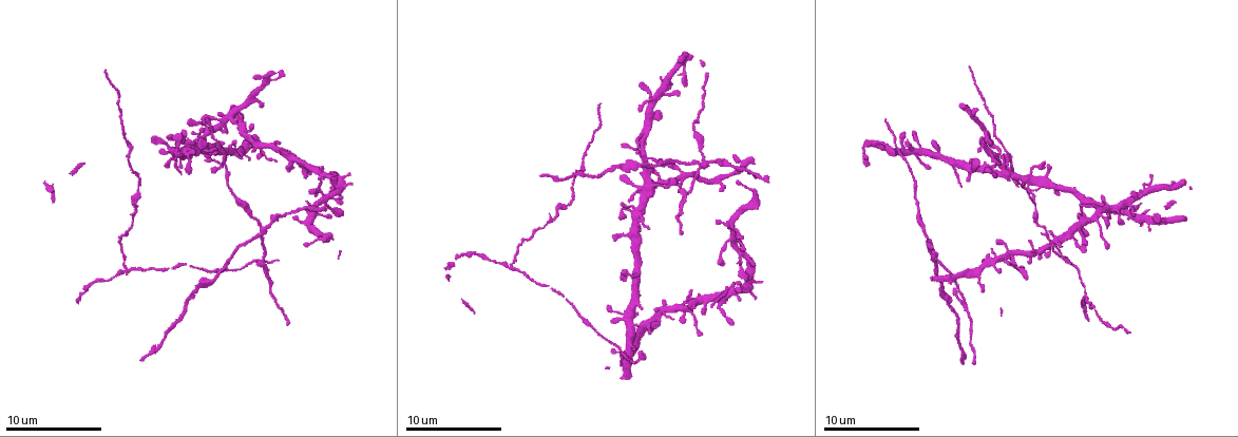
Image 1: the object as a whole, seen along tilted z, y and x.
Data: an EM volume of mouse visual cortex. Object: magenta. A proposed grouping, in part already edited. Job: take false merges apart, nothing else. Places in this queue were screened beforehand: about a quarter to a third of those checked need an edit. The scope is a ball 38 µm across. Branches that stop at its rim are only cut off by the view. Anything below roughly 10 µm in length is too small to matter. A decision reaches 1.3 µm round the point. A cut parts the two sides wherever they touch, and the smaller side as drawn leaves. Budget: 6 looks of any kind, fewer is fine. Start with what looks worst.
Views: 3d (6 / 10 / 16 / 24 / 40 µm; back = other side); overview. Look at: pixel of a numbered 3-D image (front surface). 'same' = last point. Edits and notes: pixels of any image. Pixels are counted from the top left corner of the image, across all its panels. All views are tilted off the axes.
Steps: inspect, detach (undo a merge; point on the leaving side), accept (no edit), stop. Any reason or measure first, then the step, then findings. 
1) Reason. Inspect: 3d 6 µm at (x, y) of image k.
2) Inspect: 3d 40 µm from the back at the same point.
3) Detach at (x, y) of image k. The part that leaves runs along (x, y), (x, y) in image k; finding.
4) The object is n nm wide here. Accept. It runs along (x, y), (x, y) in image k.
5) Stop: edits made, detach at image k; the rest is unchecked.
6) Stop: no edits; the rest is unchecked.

Three-way junction. Inspect: 3d 6 µm at (640, 189) of image 1.

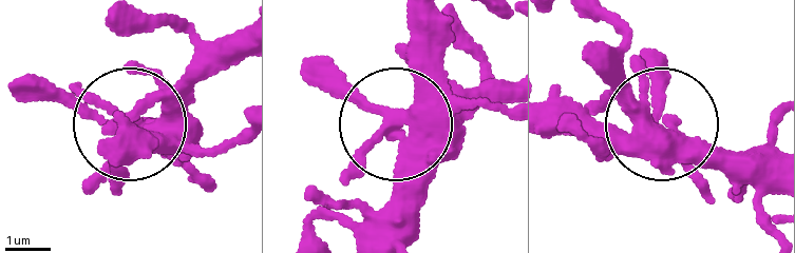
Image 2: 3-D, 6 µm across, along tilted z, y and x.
3 arms meet here. Accept. It runs along (415, 15), (405, 112), (365, 106), (338, 65) in image 2; all the same cell.

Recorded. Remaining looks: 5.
Inspect: 3d 10 µm at (700, 165) of image 1.

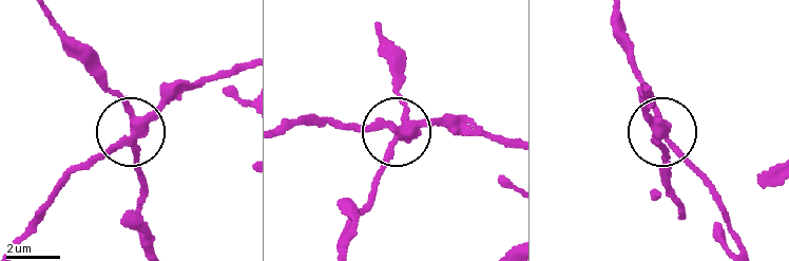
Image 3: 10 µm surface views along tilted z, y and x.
3 arms meet here. Detach at (107, 152) of image 3. The part that leaves runs along (133, 130), (73, 173), (20, 243) in image 3; a second cell is stuck on.

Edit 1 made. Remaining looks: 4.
Sudden change in width. Inspect: 3d 10 µm at (916, 213) of image 1.

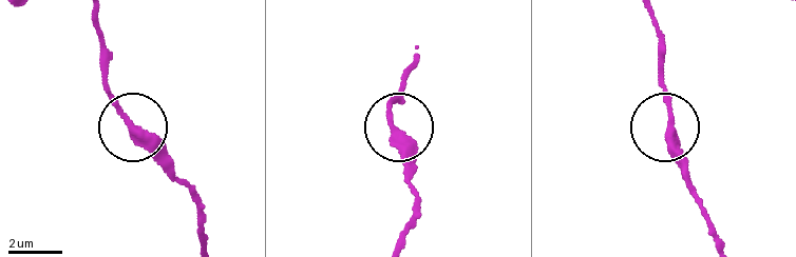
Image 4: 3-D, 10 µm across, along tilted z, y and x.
Accept. One cell here.

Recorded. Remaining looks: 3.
Stop: edits made, detach at image 3; the rest is unchecked.

